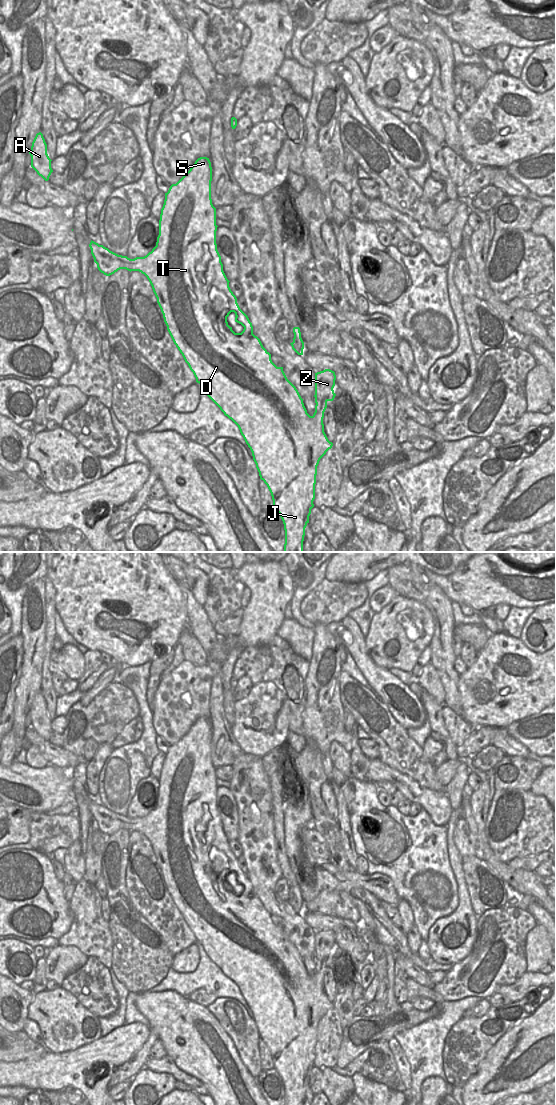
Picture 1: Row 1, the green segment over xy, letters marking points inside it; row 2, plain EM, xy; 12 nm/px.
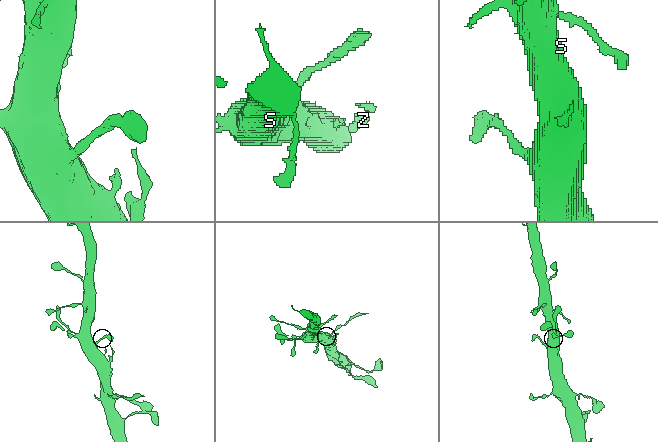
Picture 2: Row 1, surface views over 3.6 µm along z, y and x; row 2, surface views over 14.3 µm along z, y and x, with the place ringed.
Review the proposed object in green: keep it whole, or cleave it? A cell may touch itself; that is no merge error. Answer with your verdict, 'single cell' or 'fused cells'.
single cell

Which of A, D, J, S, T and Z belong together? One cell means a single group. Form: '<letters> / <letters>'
A D J S T Z

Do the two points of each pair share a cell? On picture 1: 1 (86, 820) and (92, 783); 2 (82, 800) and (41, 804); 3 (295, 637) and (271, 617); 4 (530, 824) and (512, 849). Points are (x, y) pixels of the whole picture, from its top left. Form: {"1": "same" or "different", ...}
{"1": "different", "2": "different", "3": "different", "4": "same"}

